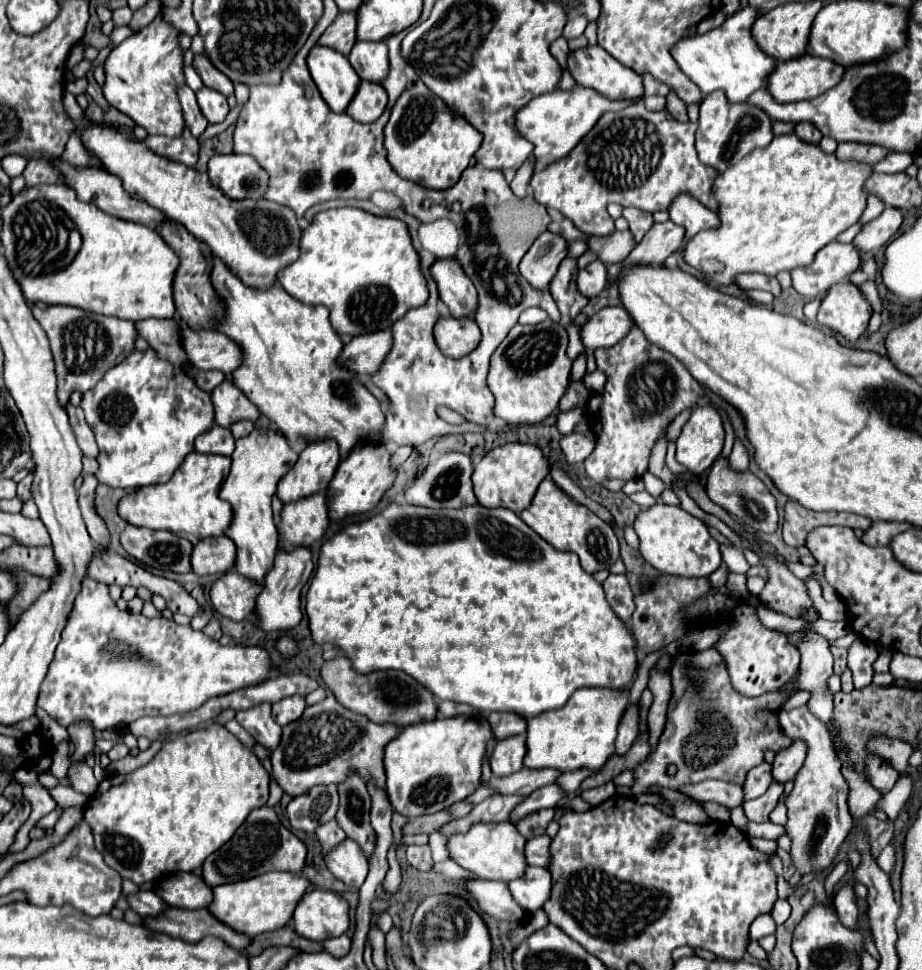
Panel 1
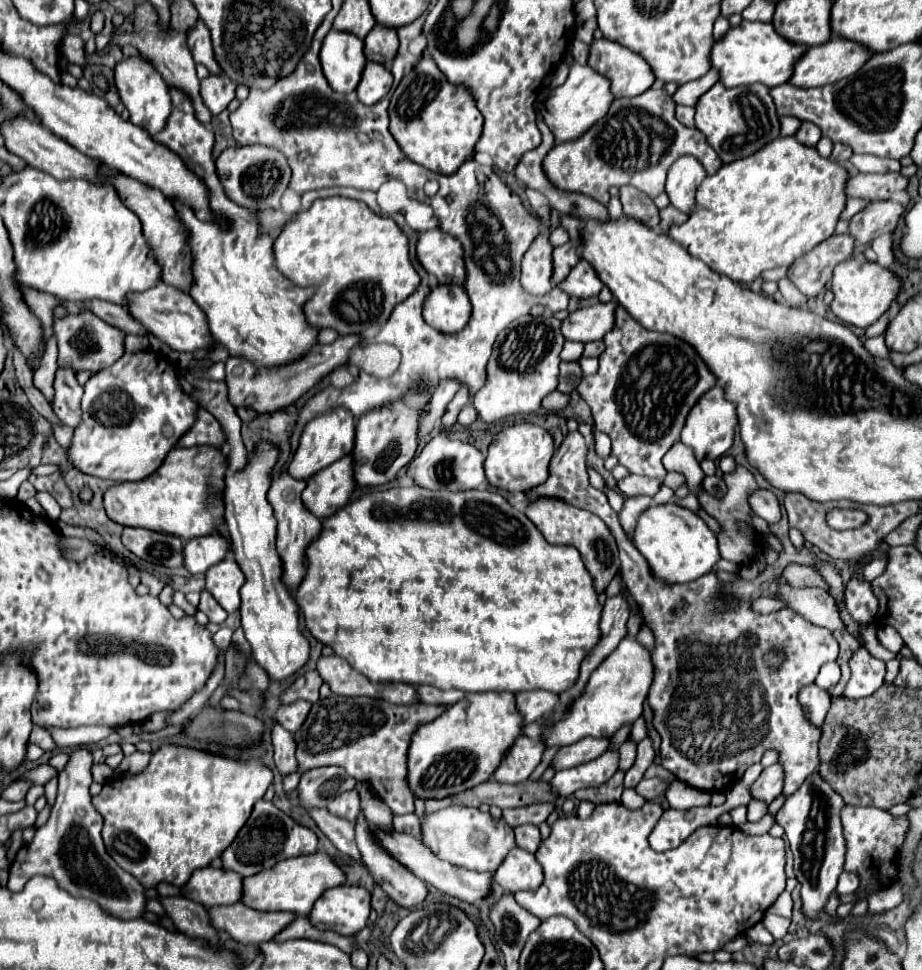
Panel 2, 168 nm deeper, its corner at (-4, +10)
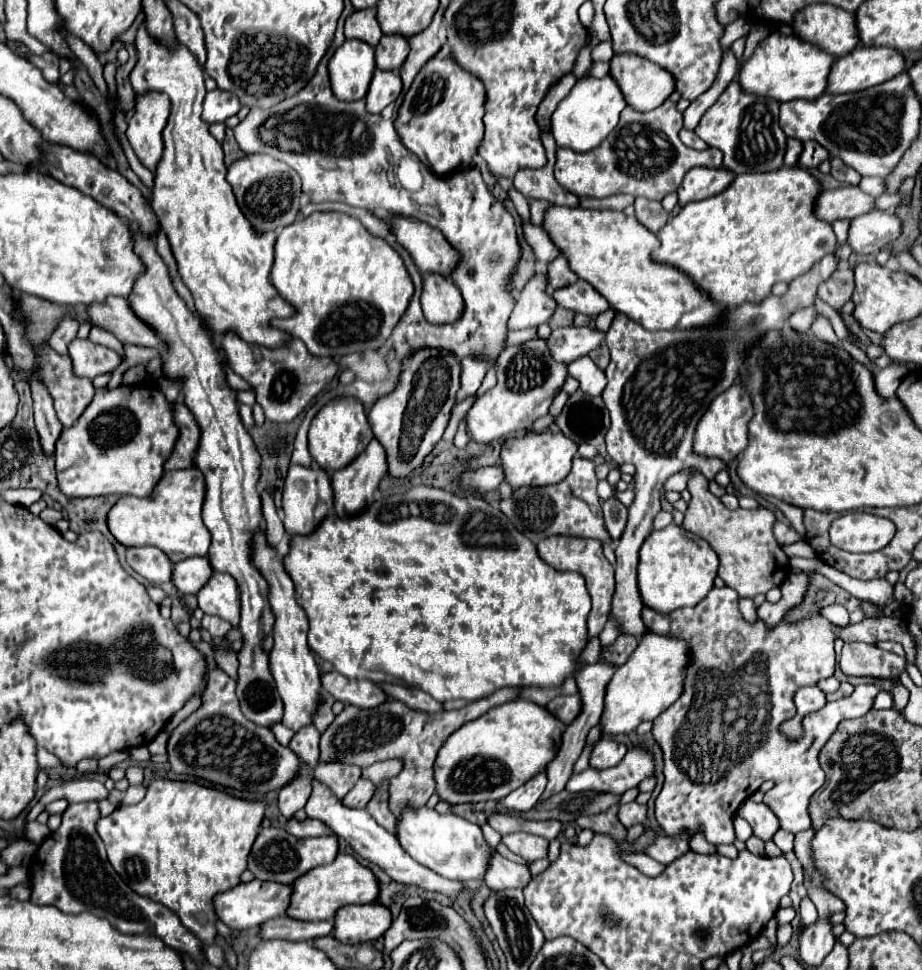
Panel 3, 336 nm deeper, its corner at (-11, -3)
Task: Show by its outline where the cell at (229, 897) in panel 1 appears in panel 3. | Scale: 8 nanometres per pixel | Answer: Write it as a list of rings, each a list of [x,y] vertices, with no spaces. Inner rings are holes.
[[[338,855],[330,865],[310,869],[292,885],[286,917],[296,921],[322,921],[332,919],[336,909],[348,903],[370,903],[378,897],[378,881],[370,869],[362,867],[352,855]]]

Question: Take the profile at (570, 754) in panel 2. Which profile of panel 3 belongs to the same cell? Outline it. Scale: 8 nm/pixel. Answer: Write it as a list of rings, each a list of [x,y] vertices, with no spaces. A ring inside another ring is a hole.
[[[600,739],[600,741],[594,745],[594,749],[592,749],[590,767],[592,767],[592,769],[598,769],[598,771],[608,769],[608,767],[614,767],[614,765],[618,765],[618,763],[624,759],[626,753],[628,753],[626,745],[616,743],[616,741],[612,741],[612,739]]]

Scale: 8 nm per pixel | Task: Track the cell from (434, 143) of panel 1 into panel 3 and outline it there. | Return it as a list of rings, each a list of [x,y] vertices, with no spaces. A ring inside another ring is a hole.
[[[432,57],[404,95],[394,127],[410,153],[414,153],[434,175],[446,177],[458,169],[470,167],[484,139],[484,101],[486,93],[476,77],[460,69],[452,59]]]

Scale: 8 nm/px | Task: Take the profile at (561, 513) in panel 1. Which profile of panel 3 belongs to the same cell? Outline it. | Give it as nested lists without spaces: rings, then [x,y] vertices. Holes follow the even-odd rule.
[[[552,535],[538,543],[538,553],[546,563],[550,563],[552,567],[556,567],[560,571],[578,571],[584,575],[588,593],[592,597],[592,611],[588,615],[588,637],[600,635],[600,631],[604,629],[604,623],[610,615],[610,605],[612,605],[614,591],[616,591],[614,567],[604,557],[602,543],[598,543],[598,539],[586,539],[586,537],[574,537],[574,535]]]

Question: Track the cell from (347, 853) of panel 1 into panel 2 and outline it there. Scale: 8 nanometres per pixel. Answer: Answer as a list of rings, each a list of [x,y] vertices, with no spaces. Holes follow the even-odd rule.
[[[309,808],[307,814],[313,818],[317,828],[339,848],[343,854],[359,860],[361,854],[355,846],[355,824],[331,814],[327,808]]]

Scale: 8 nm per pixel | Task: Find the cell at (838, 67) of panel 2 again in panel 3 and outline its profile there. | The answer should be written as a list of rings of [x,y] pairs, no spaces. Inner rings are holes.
[[[858,45],[854,51],[850,51],[848,55],[836,59],[832,63],[830,69],[830,77],[828,77],[828,85],[826,85],[826,95],[838,95],[838,93],[854,93],[854,91],[862,91],[868,87],[874,87],[878,83],[884,83],[886,79],[892,79],[894,75],[898,75],[898,71],[904,71],[906,63],[902,59],[902,55],[894,49],[888,47],[864,47]]]

